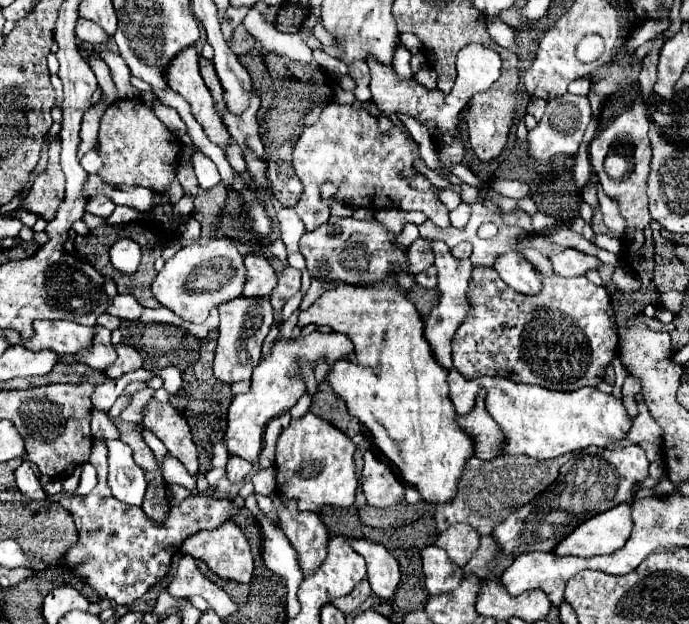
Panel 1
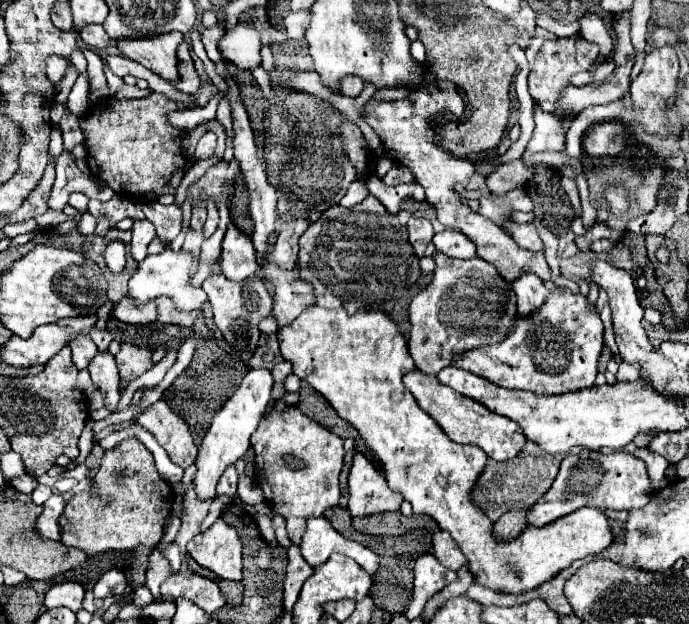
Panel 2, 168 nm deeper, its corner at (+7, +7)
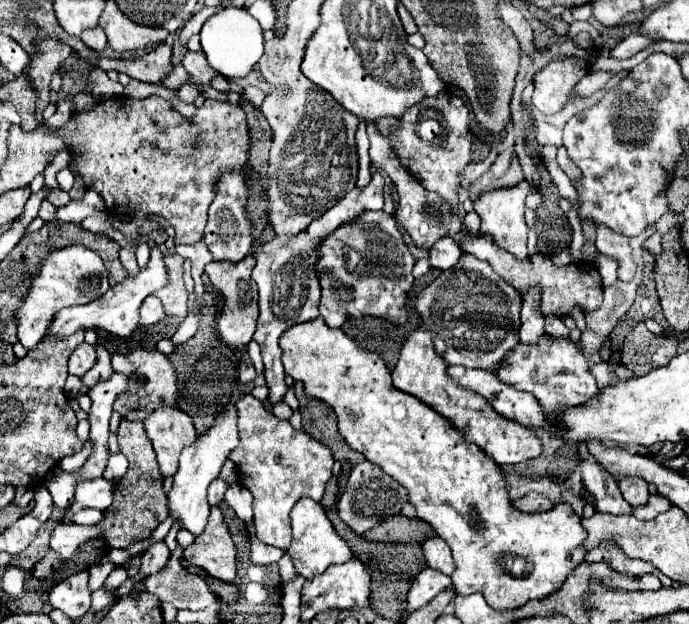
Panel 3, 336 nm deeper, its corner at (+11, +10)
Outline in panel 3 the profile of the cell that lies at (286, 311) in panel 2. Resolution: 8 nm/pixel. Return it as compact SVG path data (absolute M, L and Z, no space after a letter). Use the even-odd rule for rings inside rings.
M380 174L372 176L372 182L366 188L354 188L348 192L336 206L332 206L328 212L324 212L318 220L314 220L306 230L302 230L298 236L276 236L268 244L263 244L254 253L256 266L252 270L252 278L258 284L258 328L256 328L256 342L262 348L262 360L264 360L264 378L266 386L270 390L268 400L270 404L278 404L284 400L284 394L288 390L284 382L284 368L280 362L280 346L278 340L282 332L286 332L290 326L308 322L318 318L318 302L320 302L320 282L316 276L316 260L318 260L318 244L326 240L336 228L356 220L366 210L382 210L384 198L382 198L384 178ZM281 244L279 250L276 245Z

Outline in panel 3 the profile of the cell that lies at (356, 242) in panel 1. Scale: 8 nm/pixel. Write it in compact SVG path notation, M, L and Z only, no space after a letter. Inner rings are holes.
M364 212L352 224L340 226L320 246L316 272L322 284L320 316L332 328L342 328L346 320L378 316L394 326L408 320L408 292L414 284L414 256L398 232L396 220L386 212Z

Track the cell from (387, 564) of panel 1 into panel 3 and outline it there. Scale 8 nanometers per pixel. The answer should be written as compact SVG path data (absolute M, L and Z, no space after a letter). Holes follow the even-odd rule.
M300 498L290 512L290 520L292 520L292 544L286 552L290 554L290 558L294 562L296 574L310 580L314 574L324 572L330 564L342 564L352 558L348 544L336 534L330 520L326 518L324 508L316 500Z

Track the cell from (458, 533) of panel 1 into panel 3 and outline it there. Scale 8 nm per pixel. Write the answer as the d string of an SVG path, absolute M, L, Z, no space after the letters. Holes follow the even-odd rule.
M430 538L422 544L422 550L424 550L424 558L426 558L426 564L434 570L440 570L444 574L452 574L454 572L454 560L452 560L452 552L448 548L448 544L442 540L442 538Z

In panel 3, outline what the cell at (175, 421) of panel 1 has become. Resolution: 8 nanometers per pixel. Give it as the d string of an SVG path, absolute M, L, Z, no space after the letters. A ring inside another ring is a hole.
M162 406L144 420L144 426L152 440L162 476L174 476L182 448L192 446L198 440L192 418L180 408Z

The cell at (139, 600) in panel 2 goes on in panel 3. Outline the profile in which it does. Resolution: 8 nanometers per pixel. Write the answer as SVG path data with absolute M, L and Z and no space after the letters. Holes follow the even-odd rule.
M162 540L154 542L152 546L148 546L148 550L142 552L142 568L140 568L140 572L144 576L158 574L168 564L168 558L170 558L168 546Z

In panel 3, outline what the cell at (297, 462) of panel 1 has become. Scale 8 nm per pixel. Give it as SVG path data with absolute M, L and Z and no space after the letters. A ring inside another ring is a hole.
M246 394L242 400L238 400L236 410L240 444L230 452L228 458L238 468L240 484L254 496L254 526L258 538L268 546L286 550L292 540L288 514L302 496L318 502L322 500L324 486L332 476L332 452L324 444L310 438L304 430L294 430L288 420L278 420L252 394Z

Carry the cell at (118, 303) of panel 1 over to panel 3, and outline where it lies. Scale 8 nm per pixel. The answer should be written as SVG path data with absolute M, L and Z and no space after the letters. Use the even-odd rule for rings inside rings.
M148 296L148 298L142 302L142 306L140 306L140 316L142 316L140 324L142 324L142 326L150 326L150 324L160 322L166 314L164 314L164 308L162 308L160 300L158 300L156 296Z

